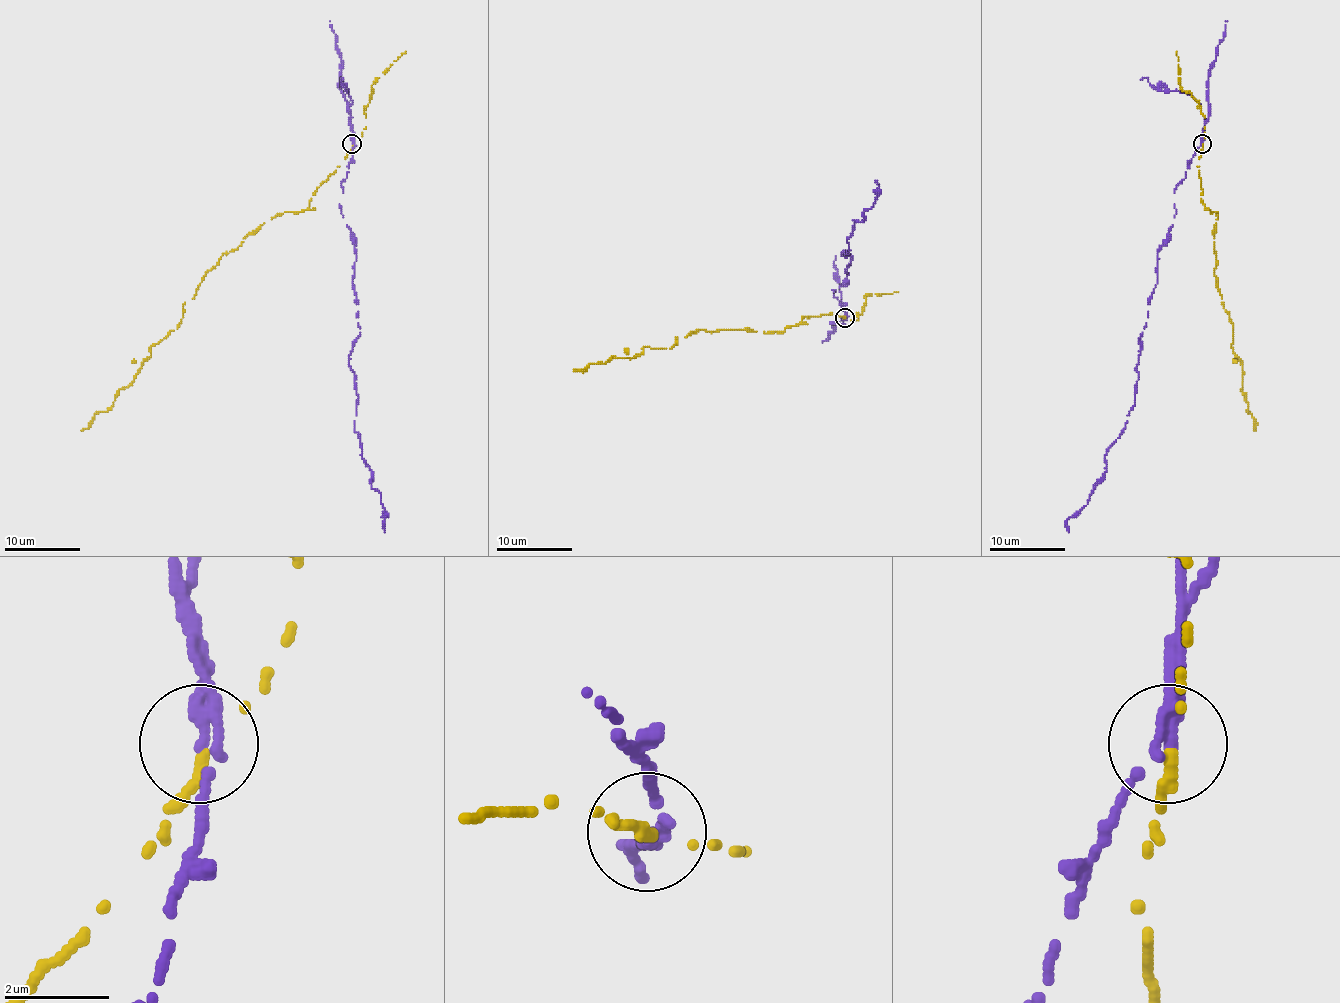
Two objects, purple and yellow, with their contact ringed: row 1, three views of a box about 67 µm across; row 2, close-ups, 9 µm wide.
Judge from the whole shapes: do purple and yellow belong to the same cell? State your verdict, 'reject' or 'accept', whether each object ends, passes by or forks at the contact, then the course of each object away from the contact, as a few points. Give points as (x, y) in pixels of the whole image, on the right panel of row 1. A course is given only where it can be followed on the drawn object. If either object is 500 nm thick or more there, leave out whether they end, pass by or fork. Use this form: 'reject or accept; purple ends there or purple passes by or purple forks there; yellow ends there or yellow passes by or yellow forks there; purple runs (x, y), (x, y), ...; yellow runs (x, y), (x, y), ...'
reject; purple passes by; yellow ends there; purple runs (1202, 144), (1174, 191), (1176, 213), (1157, 253), (1135, 404), (1104, 457), (1103, 479), (1067, 521), (1069, 532); yellow runs (1202, 144), (1201, 198), (1216, 211), (1214, 274), (1233, 326), (1231, 345), (1242, 362), (1242, 394), (1255, 430)

